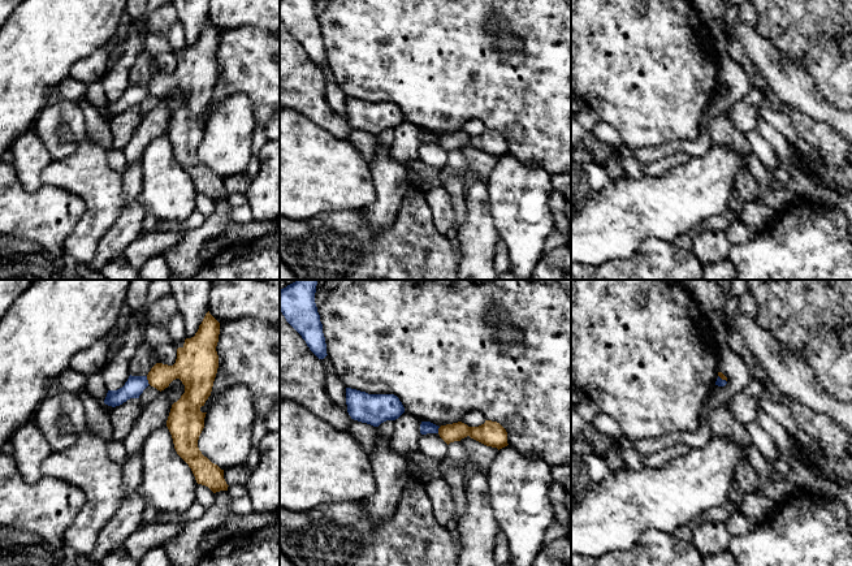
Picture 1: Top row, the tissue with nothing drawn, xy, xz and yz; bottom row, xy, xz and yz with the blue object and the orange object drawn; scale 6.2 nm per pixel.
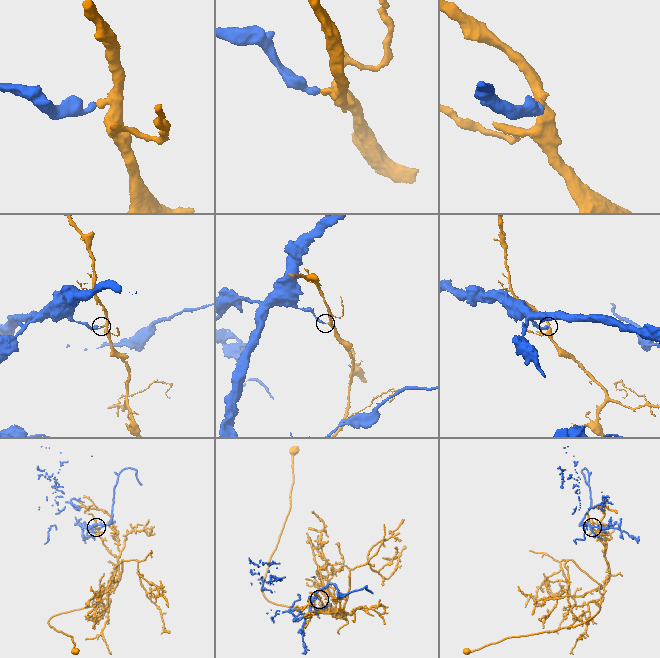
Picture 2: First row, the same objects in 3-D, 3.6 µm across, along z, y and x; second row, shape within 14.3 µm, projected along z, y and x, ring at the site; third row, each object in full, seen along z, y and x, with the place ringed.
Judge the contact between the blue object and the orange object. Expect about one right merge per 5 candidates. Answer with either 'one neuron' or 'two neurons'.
two neurons

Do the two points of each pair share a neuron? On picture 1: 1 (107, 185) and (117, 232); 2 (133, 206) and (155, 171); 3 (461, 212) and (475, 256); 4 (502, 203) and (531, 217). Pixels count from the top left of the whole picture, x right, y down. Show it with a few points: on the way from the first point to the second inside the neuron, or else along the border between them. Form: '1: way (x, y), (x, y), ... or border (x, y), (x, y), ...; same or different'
1: border (122, 191), (122, 212), (100, 240), (98, 247); different
2: border (142, 168), (139, 204), (146, 212); different
3: border (466, 197), (466, 219), (457, 228); different
4: way (509, 203), (513, 203), (524, 215); same

